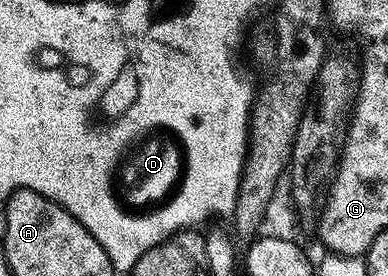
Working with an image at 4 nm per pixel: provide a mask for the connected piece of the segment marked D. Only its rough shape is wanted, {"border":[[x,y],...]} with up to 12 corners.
{"border":[[161,123],[124,139],[109,171],[144,210],[187,185],[190,150]]}

